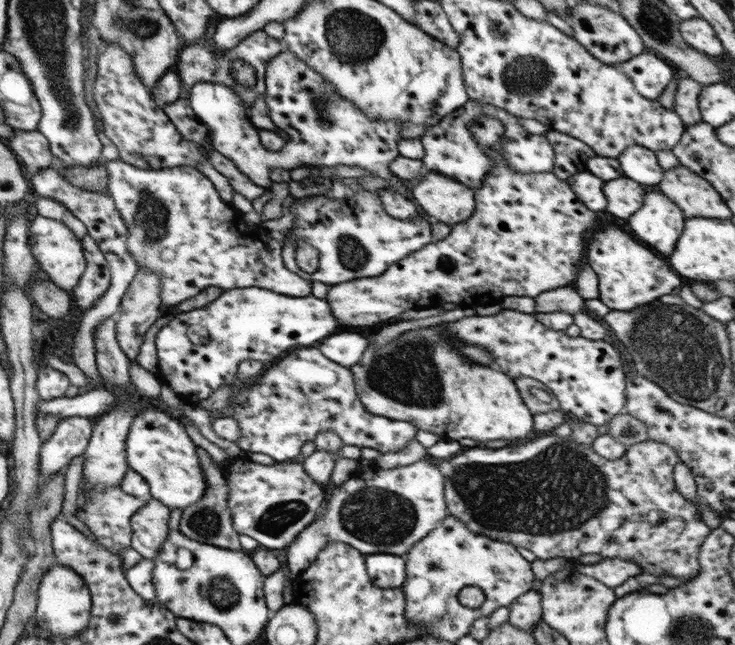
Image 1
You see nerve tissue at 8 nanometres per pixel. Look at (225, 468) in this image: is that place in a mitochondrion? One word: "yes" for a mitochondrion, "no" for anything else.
no

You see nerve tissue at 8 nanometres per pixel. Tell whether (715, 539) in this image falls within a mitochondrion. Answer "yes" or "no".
no

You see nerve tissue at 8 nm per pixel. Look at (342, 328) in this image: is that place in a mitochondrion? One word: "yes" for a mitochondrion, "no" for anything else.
no

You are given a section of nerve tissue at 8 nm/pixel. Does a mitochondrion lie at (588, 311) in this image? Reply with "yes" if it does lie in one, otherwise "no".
no

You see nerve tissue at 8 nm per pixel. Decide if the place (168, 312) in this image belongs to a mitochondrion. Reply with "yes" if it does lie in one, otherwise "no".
no

